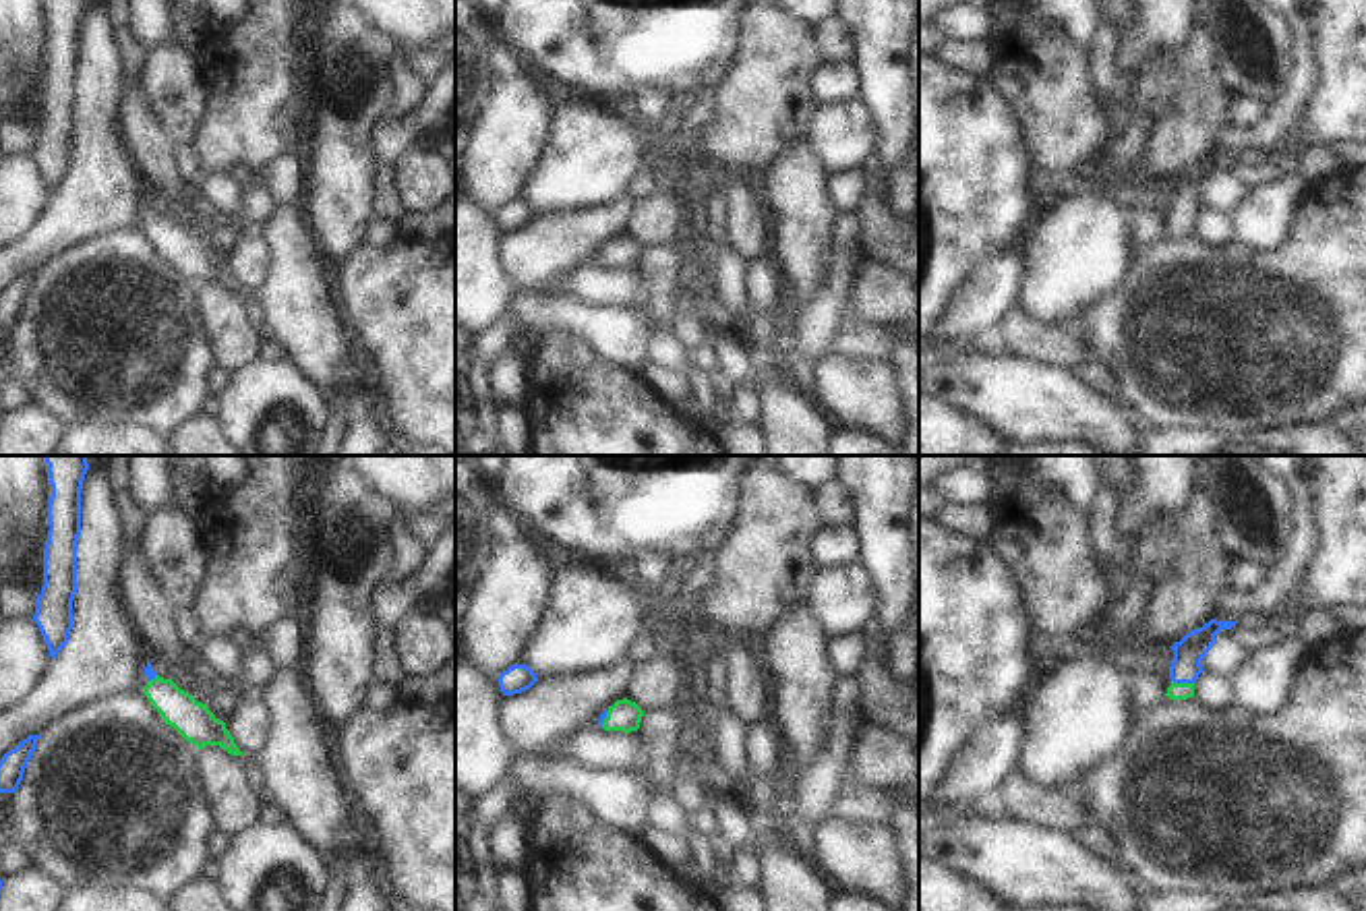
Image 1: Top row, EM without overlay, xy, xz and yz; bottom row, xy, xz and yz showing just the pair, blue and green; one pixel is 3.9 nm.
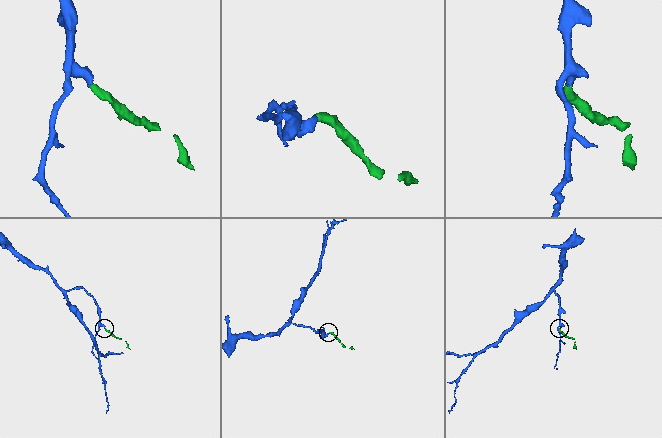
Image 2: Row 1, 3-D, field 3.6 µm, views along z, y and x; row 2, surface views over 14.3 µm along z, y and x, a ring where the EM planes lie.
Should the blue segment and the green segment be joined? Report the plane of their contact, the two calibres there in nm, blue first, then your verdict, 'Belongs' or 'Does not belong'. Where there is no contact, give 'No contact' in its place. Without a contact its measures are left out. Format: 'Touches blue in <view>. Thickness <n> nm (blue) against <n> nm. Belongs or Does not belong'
Touches blue in yz. Thickness 120 nm (blue) against 60 nm. Belongs.

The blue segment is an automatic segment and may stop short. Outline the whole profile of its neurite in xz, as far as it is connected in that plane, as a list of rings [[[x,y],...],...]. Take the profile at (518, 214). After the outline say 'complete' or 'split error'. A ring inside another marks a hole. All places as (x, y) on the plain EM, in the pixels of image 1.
[[[524,199],[524,201],[513,201],[507,207],[499,211],[499,224],[503,232],[513,232],[530,226],[538,213],[536,209]]] | complete

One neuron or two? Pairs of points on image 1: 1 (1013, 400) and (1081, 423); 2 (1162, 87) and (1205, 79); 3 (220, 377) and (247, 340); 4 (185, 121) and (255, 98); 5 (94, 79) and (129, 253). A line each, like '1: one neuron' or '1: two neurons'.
1: one neuron
2: two neurons
3: two neurons
4: two neurons
5: two neurons

